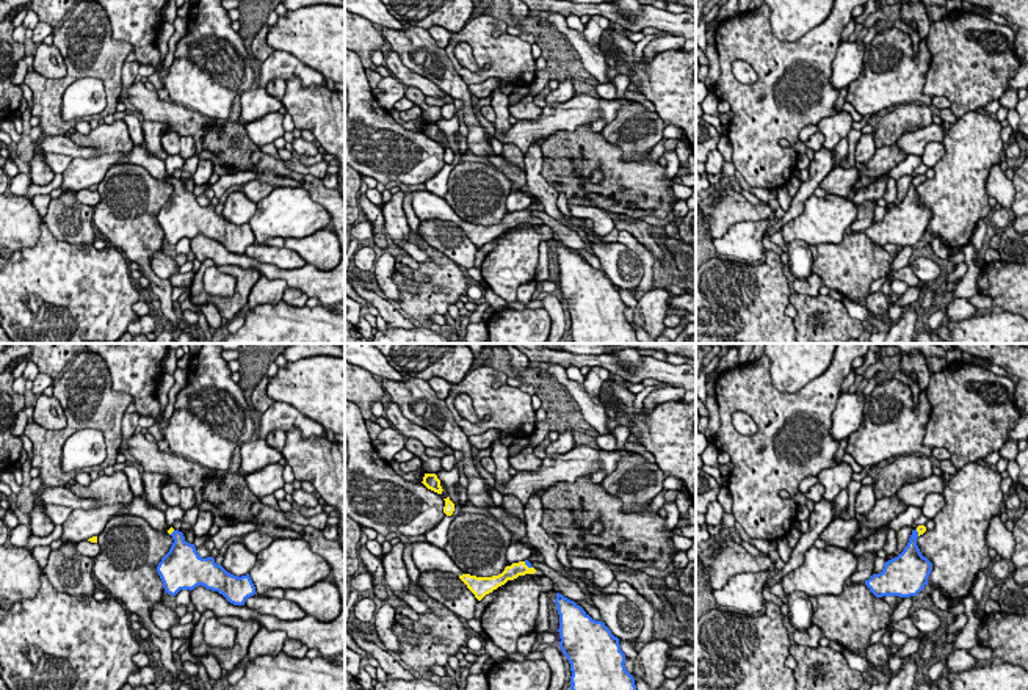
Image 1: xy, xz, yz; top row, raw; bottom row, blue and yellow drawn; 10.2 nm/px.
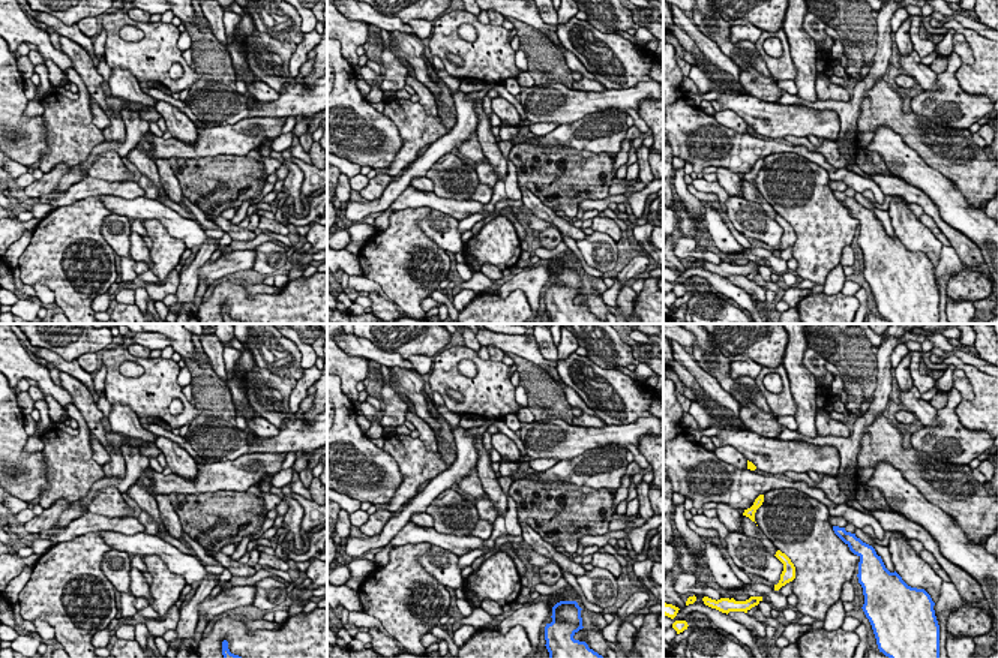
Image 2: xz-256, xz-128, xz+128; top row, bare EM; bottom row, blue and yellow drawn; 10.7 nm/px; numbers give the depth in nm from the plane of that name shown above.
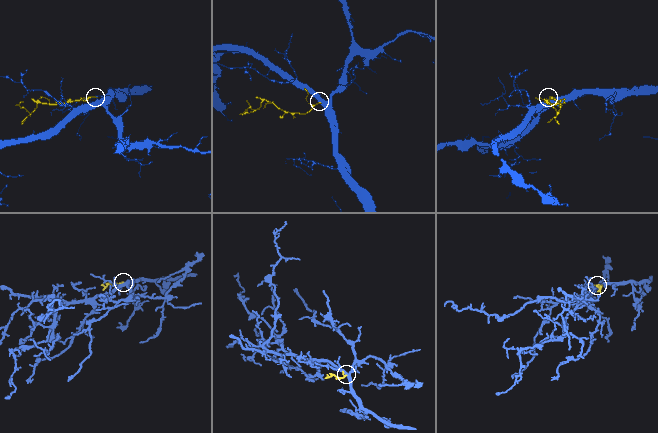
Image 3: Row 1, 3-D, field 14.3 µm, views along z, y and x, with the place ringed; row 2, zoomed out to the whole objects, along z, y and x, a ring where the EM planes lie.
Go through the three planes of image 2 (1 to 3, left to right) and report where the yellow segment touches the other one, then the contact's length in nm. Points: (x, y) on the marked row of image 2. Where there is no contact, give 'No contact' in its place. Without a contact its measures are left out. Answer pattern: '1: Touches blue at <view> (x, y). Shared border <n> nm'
1: No contact
2: No contact
3: No contact

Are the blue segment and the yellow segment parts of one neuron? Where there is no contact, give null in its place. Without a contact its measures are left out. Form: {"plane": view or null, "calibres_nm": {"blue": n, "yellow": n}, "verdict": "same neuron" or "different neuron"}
{"plane": "xz", "calibres_nm": {"blue": 50, "yellow": 140}, "verdict": "same neuron"}

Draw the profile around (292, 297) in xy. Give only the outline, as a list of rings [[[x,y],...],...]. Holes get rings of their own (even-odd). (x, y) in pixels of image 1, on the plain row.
[[[288,287],[285,289],[284,296],[282,296],[282,301],[293,307],[304,307],[307,300],[309,296],[306,293],[295,289],[288,289]]]

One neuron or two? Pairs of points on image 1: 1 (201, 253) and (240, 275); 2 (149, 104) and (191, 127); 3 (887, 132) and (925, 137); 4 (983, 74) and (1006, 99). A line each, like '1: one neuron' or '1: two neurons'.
1: two neurons
2: one neuron
3: two neurons
4: two neurons

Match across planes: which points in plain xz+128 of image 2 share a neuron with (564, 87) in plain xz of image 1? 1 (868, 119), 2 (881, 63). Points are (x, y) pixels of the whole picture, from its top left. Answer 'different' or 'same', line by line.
1: different
2: same

